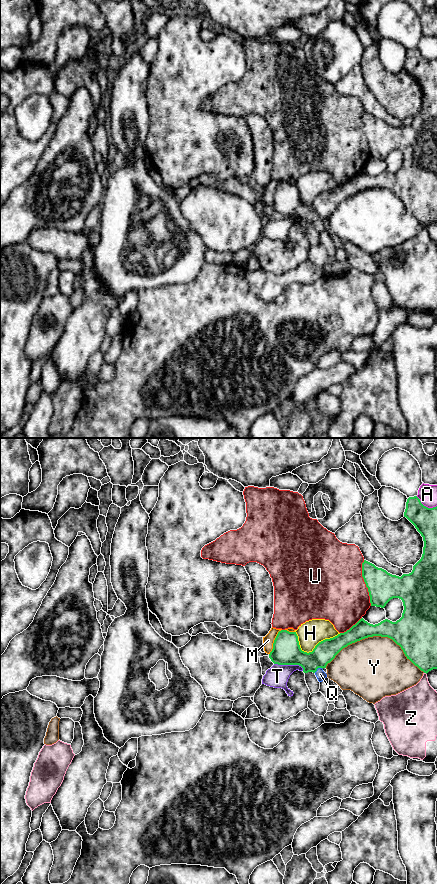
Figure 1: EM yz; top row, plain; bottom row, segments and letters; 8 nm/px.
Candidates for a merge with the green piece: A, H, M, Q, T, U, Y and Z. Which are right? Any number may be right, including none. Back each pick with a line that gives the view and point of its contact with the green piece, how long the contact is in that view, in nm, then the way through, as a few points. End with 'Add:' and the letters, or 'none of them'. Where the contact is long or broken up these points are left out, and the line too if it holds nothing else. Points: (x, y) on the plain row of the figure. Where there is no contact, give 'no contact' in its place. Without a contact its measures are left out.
Q: contact yz (318, 219); length 80 nm; way yz (325, 203), (318, 211), (318, 219), (320, 226)
Add: Q

